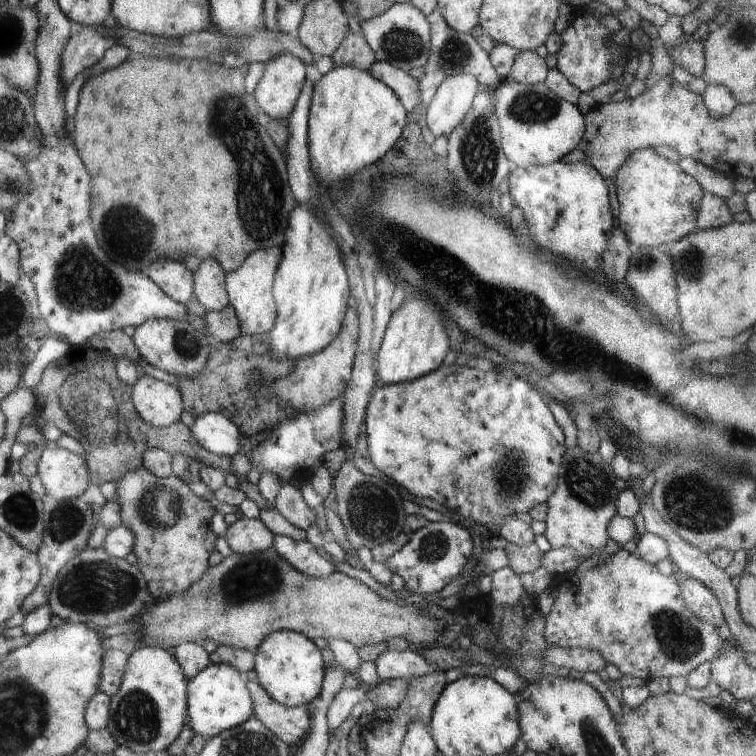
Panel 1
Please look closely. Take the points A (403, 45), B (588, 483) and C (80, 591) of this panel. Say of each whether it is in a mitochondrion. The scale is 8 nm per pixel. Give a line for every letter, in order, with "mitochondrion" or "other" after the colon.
A: mitochondrion
B: mitochondrion
C: mitochondrion

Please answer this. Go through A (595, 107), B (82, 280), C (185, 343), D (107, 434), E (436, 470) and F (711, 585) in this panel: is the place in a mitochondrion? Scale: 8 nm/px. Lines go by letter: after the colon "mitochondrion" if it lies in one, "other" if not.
A: other
B: mitochondrion
C: mitochondrion
D: mitochondrion
E: other
F: other

